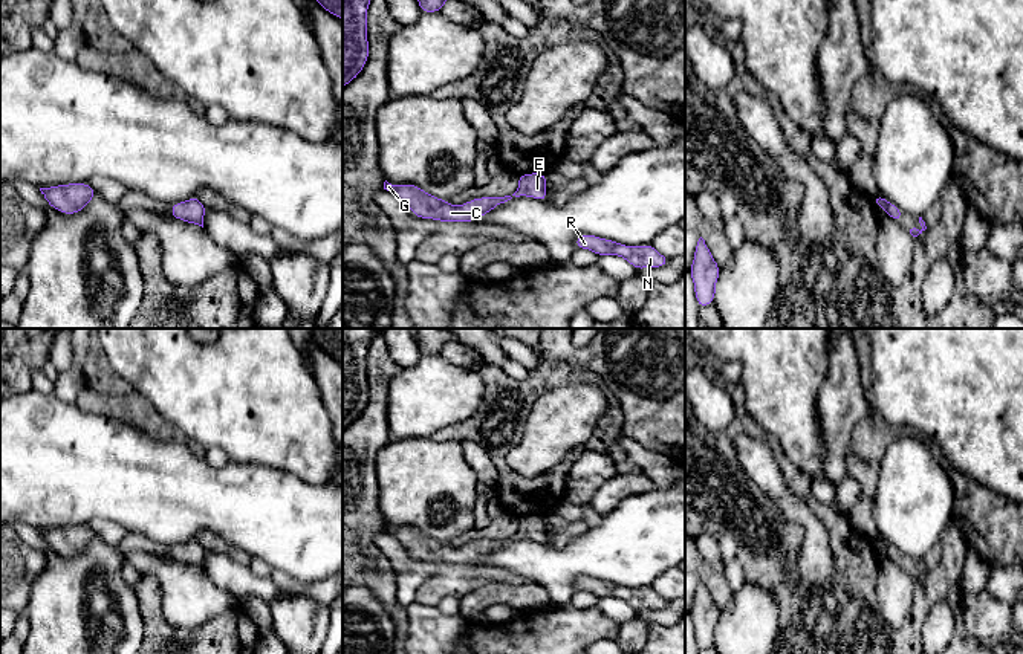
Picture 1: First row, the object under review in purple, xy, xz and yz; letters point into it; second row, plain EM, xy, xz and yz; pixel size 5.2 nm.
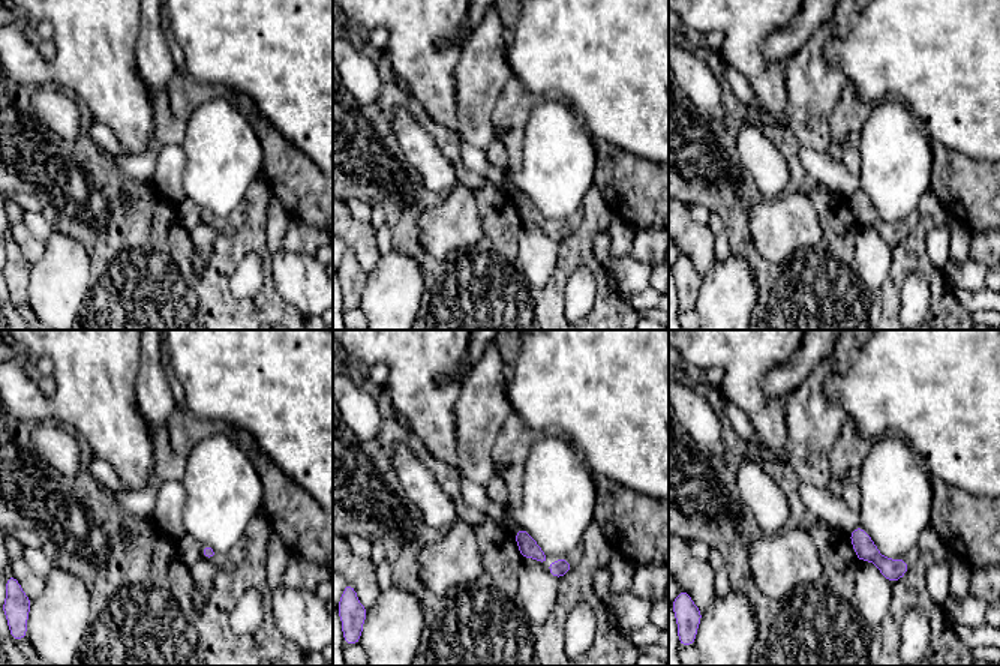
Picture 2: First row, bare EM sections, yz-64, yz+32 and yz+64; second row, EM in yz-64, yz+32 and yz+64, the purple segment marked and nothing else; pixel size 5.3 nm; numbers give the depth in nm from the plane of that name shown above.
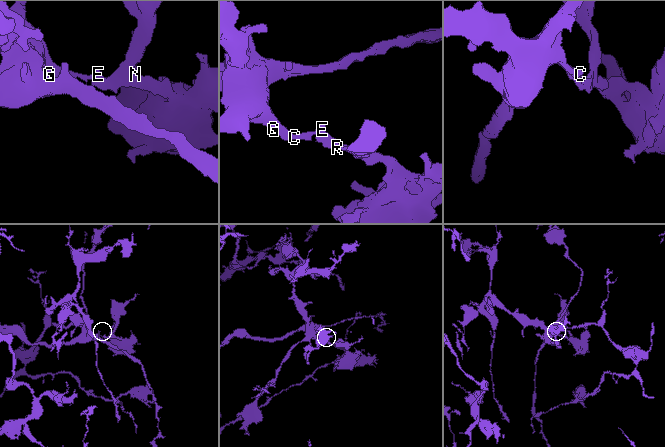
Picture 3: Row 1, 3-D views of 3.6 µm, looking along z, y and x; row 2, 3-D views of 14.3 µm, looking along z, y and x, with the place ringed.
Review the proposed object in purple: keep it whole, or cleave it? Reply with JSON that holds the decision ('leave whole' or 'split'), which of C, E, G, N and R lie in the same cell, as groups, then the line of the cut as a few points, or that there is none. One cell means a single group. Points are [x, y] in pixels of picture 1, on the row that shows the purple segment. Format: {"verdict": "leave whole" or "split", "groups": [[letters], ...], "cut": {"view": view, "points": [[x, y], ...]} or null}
{"verdict": "leave whole", "groups": [["C", "E", "G", "N", "R"]], "cut": null}

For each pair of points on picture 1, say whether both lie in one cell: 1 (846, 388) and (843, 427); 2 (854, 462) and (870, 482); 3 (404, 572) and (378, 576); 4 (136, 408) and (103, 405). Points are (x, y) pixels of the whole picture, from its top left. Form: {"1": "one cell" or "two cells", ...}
{"1": "one cell", "2": "one cell", "3": "two cells", "4": "one cell"}

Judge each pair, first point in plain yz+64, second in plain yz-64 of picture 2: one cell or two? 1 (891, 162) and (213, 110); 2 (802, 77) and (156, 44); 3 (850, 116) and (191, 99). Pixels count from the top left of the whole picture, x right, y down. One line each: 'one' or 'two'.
1: one
2: one
3: one

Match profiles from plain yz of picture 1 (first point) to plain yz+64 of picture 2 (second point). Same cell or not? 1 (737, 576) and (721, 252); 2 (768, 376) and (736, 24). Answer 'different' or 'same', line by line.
1: same
2: same

